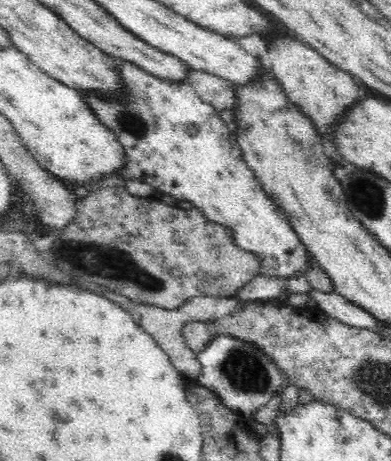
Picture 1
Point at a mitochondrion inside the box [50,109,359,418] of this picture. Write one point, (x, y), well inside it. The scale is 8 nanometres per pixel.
(109, 261)

